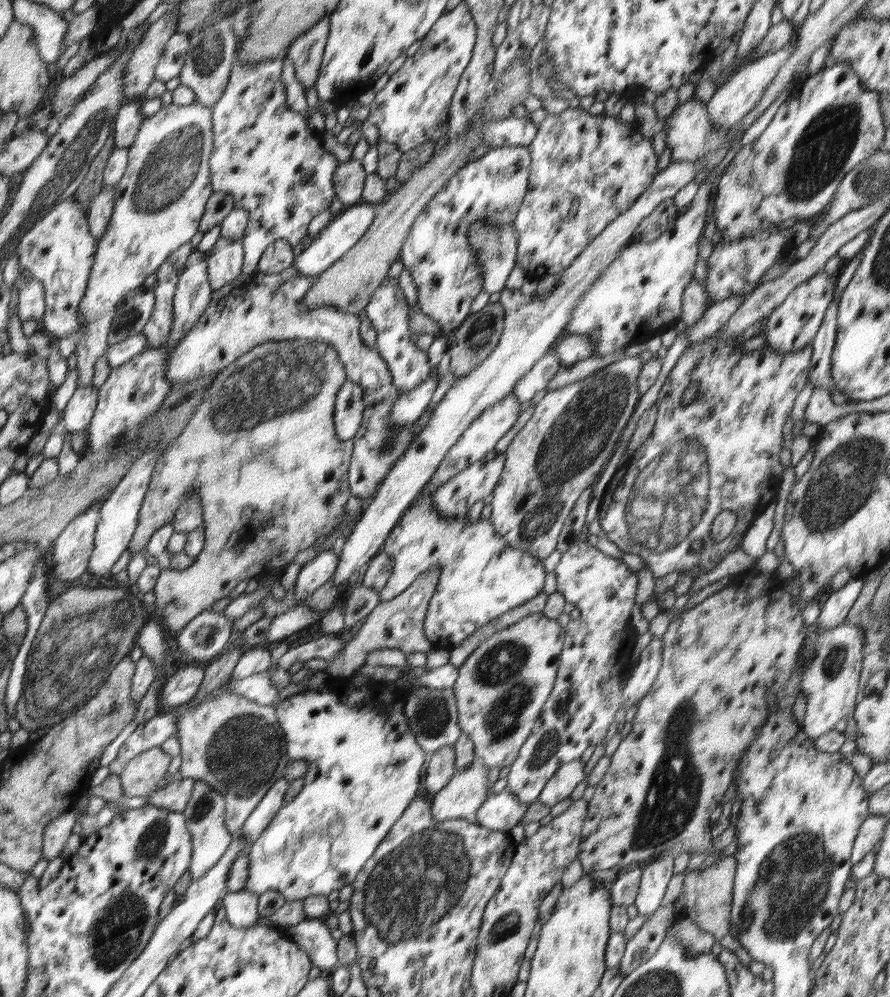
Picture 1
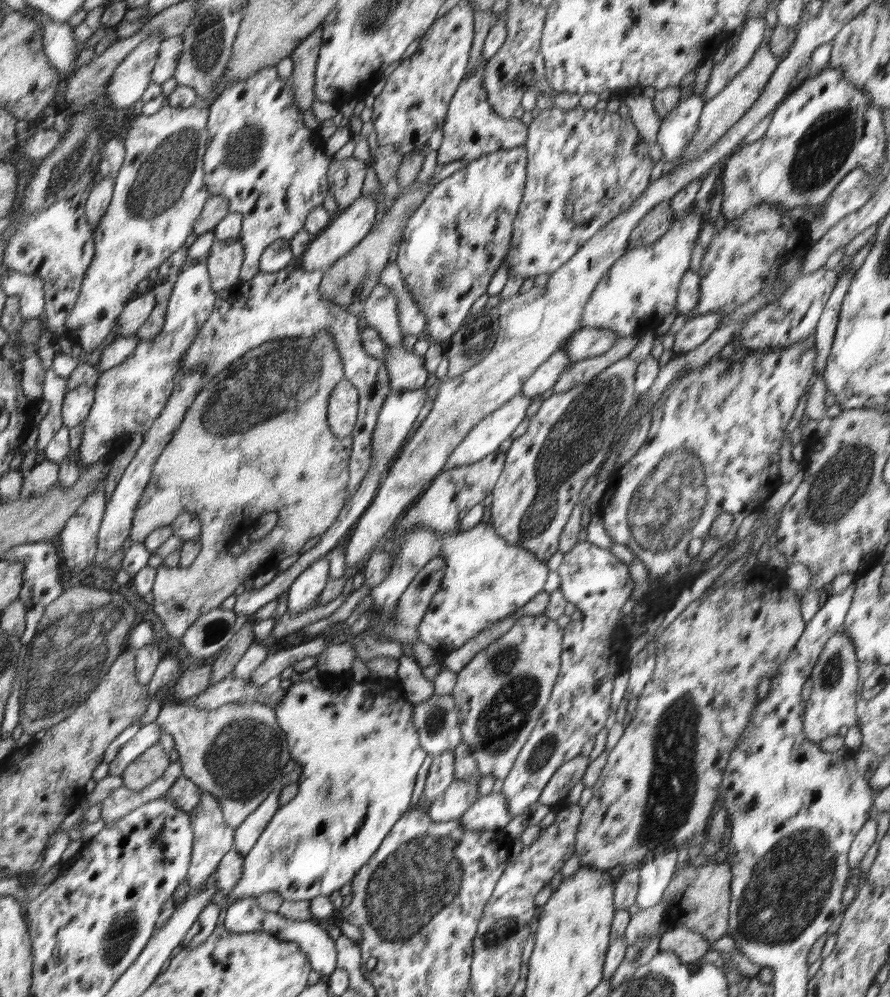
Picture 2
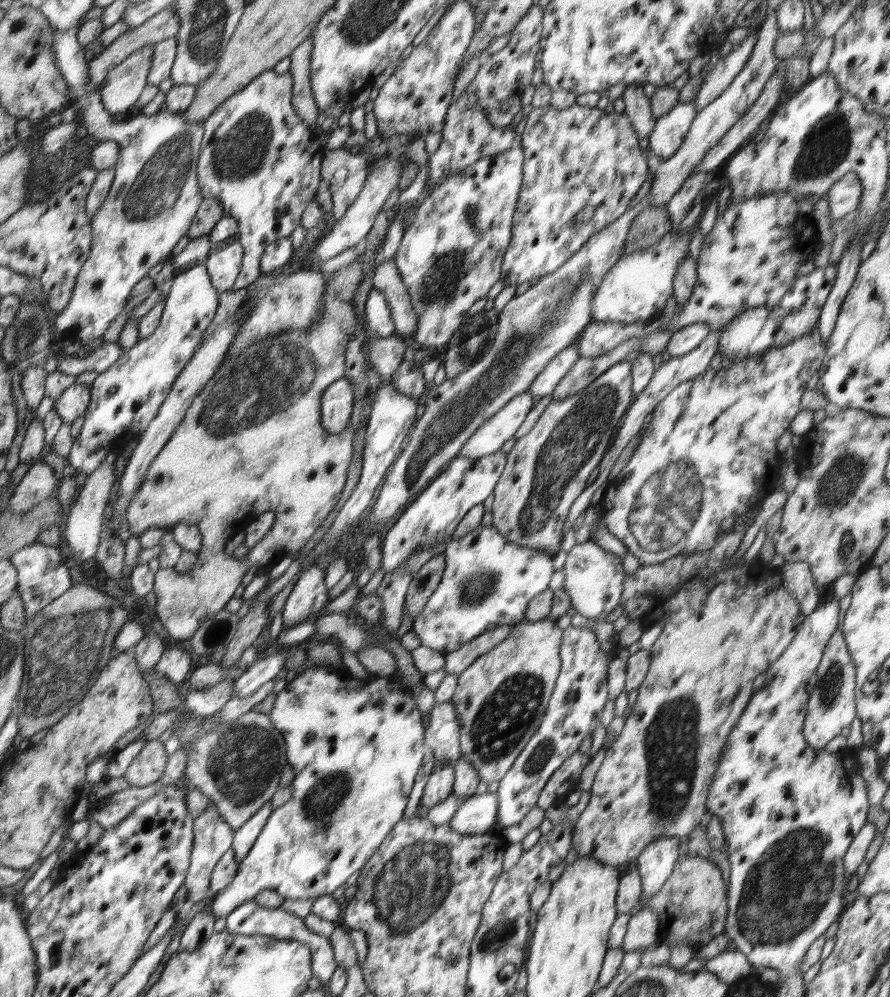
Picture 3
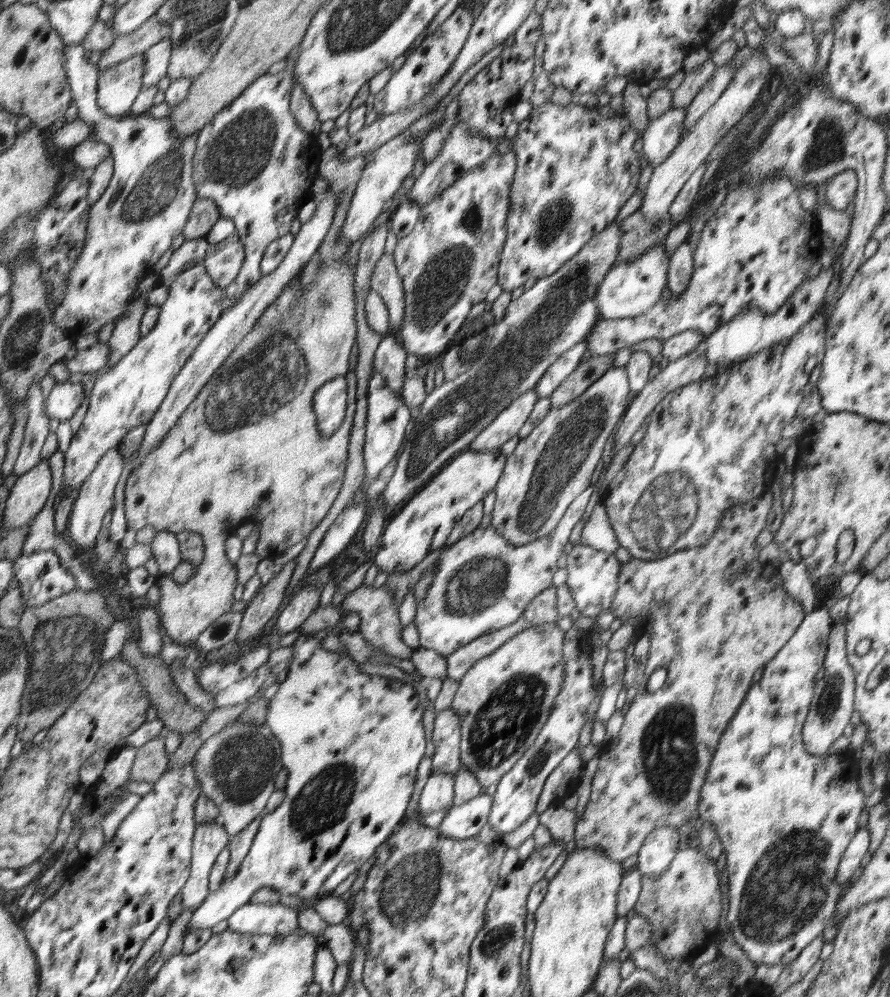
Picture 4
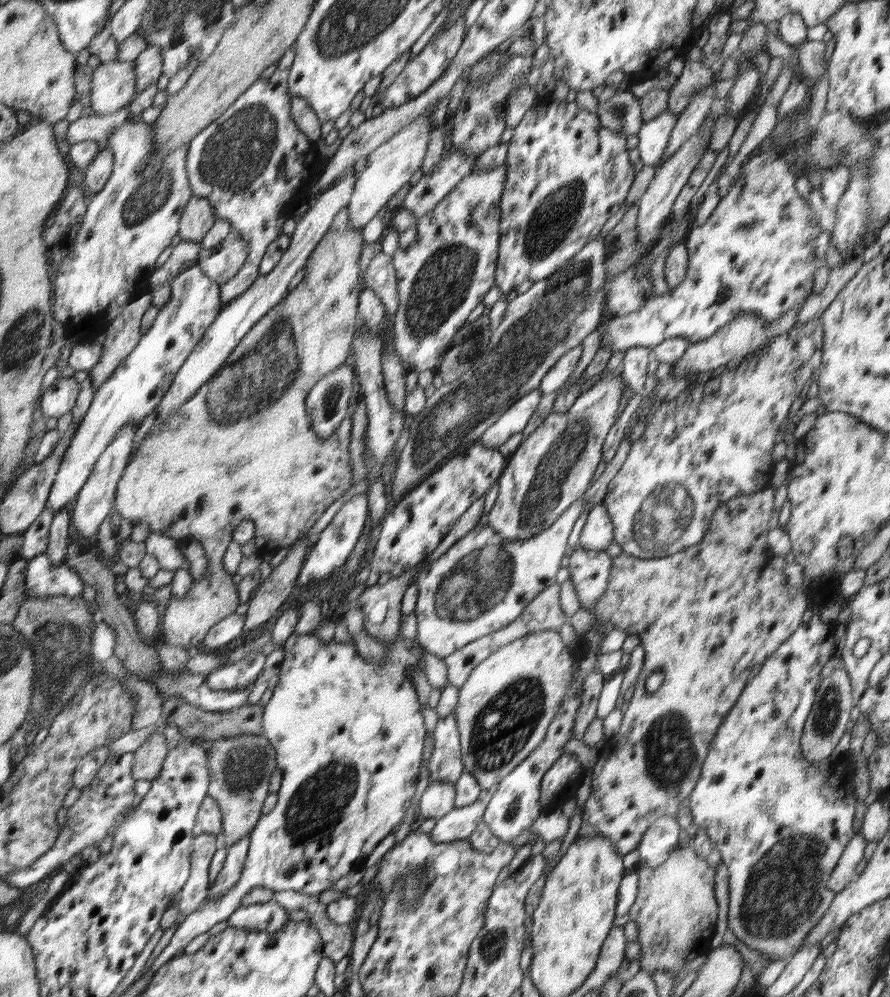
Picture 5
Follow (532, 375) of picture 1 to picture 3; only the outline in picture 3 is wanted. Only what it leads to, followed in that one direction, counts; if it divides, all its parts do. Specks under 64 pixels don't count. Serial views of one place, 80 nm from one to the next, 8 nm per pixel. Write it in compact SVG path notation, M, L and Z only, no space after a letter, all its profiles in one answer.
M575 345L562 350L536 376L527 390L532 396L548 396L552 394L556 385L570 372L574 363L579 359L578 348Z

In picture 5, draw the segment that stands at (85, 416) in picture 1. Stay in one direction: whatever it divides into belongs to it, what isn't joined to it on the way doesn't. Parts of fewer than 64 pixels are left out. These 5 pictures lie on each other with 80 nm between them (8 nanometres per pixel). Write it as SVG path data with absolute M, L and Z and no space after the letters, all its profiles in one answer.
M58 377L42 395L42 415L46 418L60 418L76 406L81 384L74 377Z

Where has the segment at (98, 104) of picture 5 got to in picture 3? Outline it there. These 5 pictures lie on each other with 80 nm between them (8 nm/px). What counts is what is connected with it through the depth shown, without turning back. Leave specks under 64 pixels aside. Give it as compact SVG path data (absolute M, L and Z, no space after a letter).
M154 44L143 46L140 50L133 52L126 60L118 63L113 70L108 72L106 80L101 84L101 103L109 114L118 114L118 112L133 113L135 102L139 99L144 88L147 85L147 78L150 72L150 65L153 55Z

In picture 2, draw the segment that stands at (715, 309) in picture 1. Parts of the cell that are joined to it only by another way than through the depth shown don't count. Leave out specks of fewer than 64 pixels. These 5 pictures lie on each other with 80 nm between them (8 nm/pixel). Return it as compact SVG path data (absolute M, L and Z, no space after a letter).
M716 311L686 320L682 330L675 334L676 340L672 348L674 354L678 356L688 353L704 344L724 317L720 311Z

